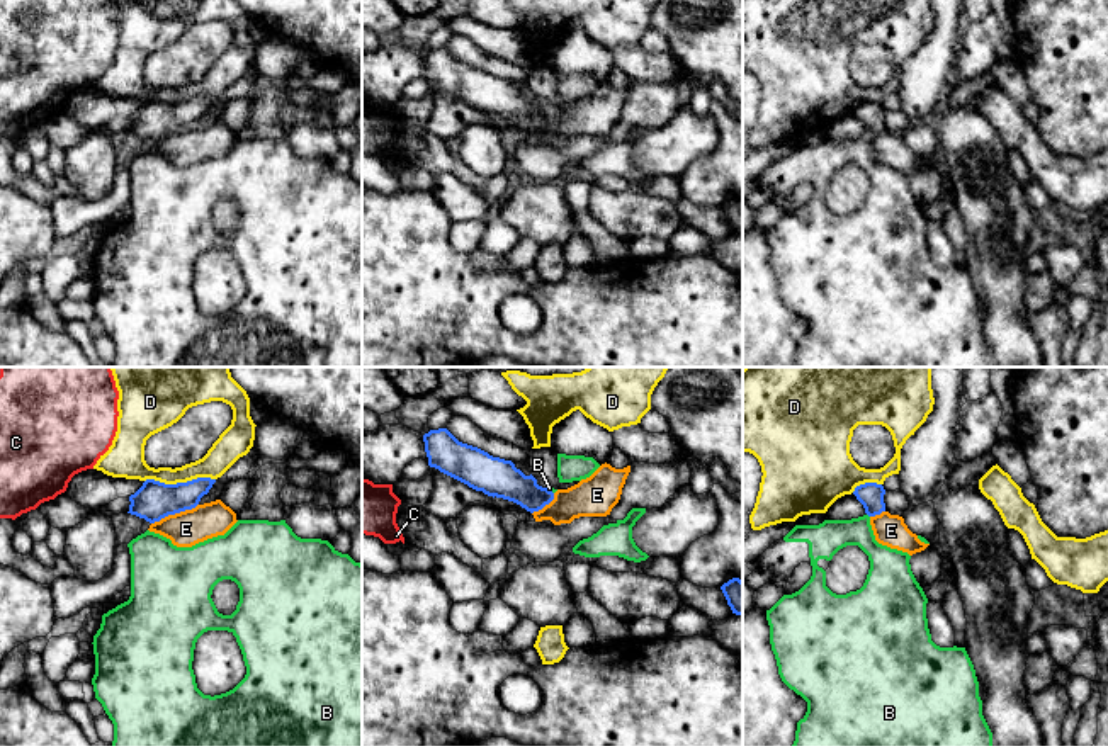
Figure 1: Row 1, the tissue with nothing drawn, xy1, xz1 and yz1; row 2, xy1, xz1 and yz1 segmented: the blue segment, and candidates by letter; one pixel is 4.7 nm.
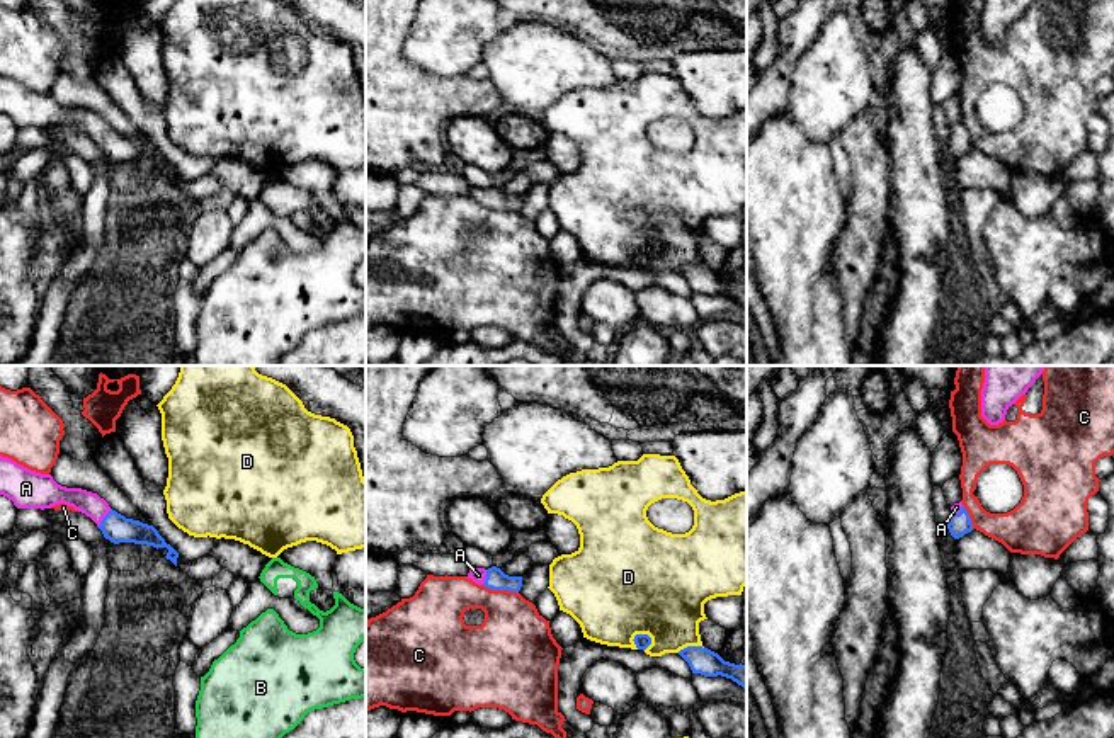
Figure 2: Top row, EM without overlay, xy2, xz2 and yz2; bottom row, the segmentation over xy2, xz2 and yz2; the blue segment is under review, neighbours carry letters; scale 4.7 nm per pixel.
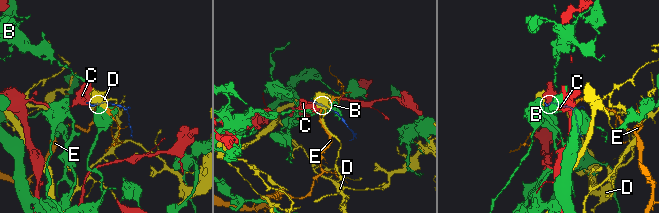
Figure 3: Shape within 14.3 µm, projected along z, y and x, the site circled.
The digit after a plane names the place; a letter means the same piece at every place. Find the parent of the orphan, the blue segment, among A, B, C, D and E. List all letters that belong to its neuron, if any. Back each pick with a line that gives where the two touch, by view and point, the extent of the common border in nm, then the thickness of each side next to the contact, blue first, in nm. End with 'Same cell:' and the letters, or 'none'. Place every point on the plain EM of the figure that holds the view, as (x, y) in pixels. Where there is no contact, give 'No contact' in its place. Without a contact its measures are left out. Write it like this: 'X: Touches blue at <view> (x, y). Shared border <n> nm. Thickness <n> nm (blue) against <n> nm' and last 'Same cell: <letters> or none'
A: Touches blue at xy2 (104, 136). Shared border 110 nm. Thickness 140 nm (blue) against 110 nm
Same cell: A

